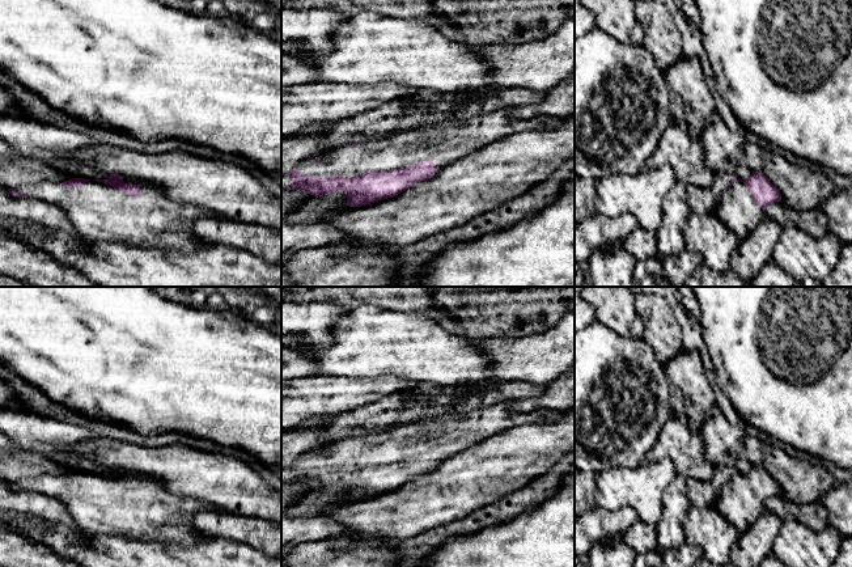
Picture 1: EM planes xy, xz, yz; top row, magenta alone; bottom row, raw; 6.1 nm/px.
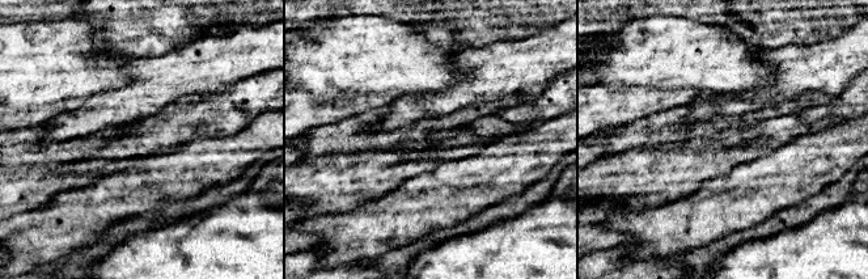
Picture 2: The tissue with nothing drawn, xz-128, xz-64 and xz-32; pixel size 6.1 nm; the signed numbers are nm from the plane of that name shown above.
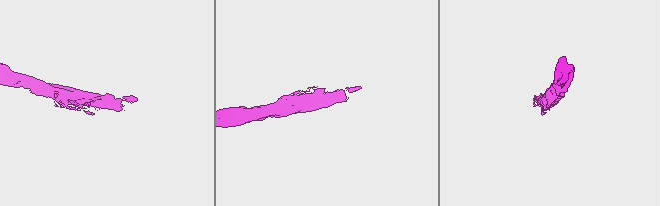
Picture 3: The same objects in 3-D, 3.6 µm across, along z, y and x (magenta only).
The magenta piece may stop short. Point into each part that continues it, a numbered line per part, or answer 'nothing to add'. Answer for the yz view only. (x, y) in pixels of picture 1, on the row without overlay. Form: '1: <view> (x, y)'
1: yz (736, 500)

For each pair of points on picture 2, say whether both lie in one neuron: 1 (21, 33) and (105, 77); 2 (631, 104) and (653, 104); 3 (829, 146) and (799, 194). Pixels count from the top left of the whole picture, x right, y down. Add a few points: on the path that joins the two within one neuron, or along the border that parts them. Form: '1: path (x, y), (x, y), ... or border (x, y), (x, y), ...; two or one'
1: path (42, 54), (49, 60), (84, 72); one
2: path (636, 104), (648, 104); one
3: path (818, 157), (799, 177), (799, 182); one

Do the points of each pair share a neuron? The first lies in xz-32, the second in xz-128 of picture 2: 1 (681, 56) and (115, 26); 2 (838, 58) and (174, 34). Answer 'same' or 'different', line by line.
1: different
2: different

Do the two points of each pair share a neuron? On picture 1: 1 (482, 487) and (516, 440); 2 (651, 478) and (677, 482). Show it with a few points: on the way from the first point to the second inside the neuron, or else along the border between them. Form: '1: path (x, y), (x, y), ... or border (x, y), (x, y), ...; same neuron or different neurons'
1: path (488, 475), (512, 452); same neuron
2: border (677, 473), (664, 493), (661, 510); different neurons

